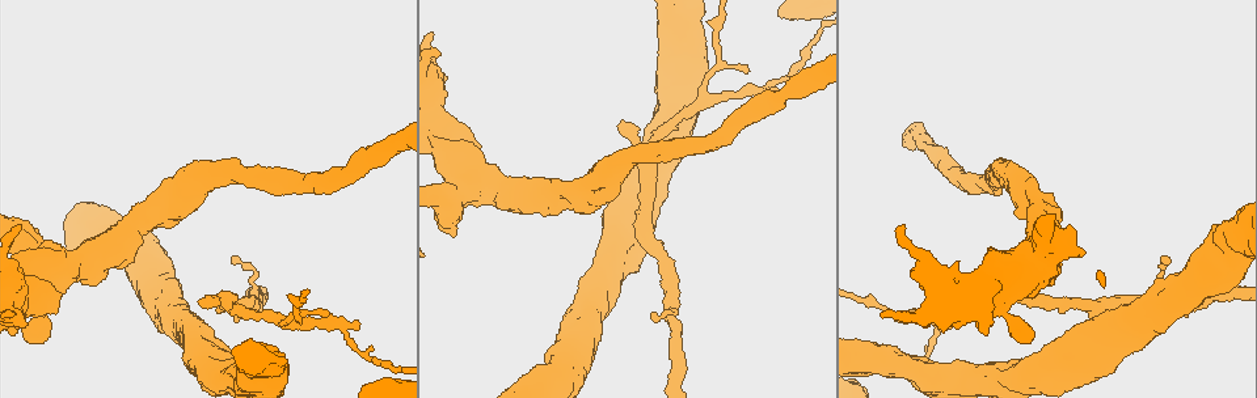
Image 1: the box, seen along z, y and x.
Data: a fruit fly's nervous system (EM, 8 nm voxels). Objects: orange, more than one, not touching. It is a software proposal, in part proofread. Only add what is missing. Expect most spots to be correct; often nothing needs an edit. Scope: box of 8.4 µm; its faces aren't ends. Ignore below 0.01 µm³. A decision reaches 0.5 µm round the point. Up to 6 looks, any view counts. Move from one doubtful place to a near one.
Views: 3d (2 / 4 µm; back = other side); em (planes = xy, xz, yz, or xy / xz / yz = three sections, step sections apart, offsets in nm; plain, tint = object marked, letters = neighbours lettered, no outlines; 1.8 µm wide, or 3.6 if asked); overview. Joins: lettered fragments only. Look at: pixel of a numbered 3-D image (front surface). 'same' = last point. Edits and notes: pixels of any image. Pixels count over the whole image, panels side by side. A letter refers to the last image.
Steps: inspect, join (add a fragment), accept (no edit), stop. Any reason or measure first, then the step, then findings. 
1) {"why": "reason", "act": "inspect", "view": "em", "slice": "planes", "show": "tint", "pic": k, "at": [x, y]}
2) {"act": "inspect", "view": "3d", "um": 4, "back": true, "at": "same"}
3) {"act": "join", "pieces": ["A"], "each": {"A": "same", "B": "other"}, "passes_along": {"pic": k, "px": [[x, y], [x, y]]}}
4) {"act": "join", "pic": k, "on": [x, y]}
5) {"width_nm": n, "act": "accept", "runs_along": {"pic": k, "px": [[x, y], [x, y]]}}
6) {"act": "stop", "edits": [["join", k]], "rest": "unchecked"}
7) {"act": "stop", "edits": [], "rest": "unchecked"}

{"act": "inspect", "view": "em", "slice": "planes", "show": "tint", "pic": 1, "at": [572, 193]}

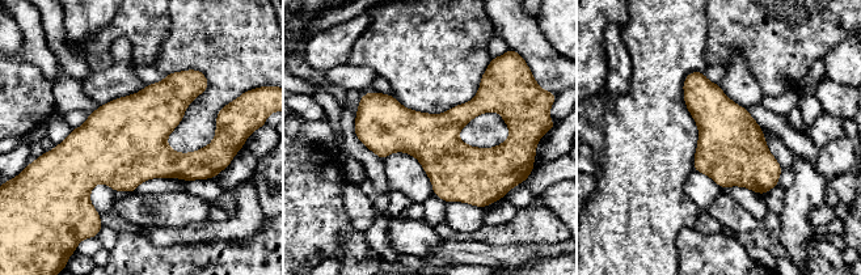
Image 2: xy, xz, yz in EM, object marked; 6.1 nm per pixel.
{"why": "what lies round it", "act": "inspect", "view": "em", "slice": "planes", "show": "letters", "at": "same"}

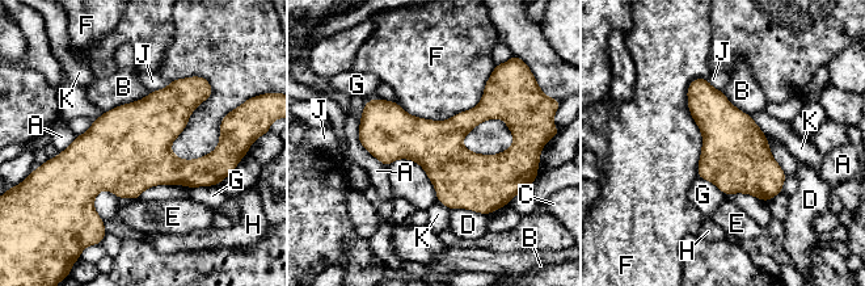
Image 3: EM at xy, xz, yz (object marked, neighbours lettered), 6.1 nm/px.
{"act": "accept", "each": {"A": "other", "B": "other", "C": "other", "D": "other", "E": "other", "F": "other", "G": "other", "H": "other", "J": "other", "K": "other"}, "border": {"pic": 3, "px": [[490, 74], [442, 121], [396, 101]]}, "found": "no lettered fragment goes on from it"}

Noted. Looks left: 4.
{"why": "branch stops here", "act": "inspect", "view": "em", "slice": "yz", "step": 4, "show": "plain", "pic": 1, "at": [199, 301]}

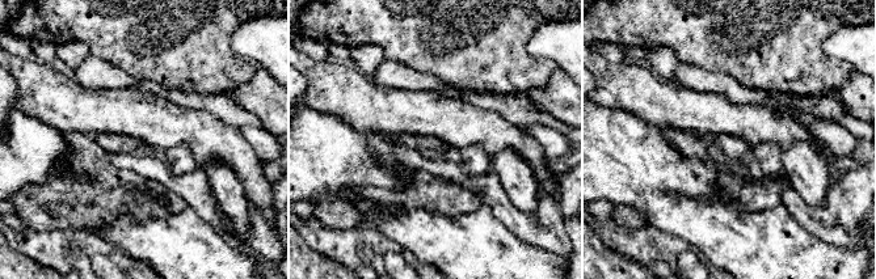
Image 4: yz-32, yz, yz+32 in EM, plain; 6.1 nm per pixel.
{"act": "inspect", "view": "em", "slice": "yz", "step": 4, "show": "tint", "at": "same"}

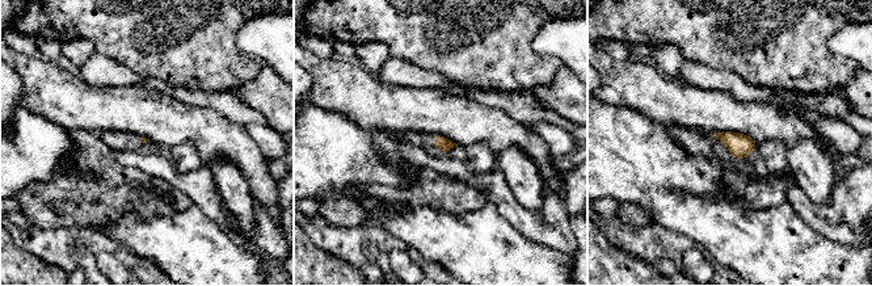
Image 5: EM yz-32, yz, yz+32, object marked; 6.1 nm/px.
{"act": "inspect", "view": "em", "slice": "yz", "step": 4, "show": "letters", "at": "same"}

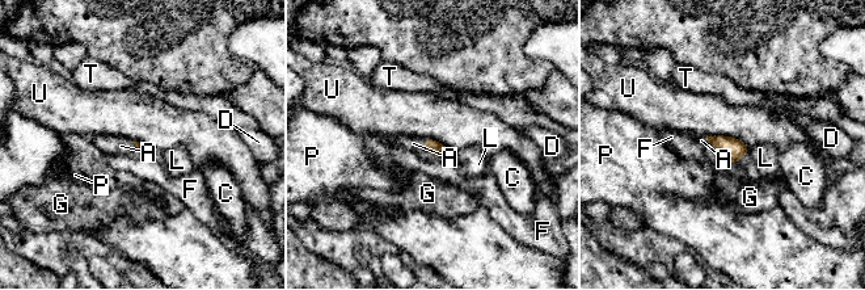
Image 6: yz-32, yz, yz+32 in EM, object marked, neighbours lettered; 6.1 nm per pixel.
{"longest_contact_nm": ["U", 300], "act": "join", "pieces": ["A"], "each": {"A": "same", "C": "other", "D": "other", "F": "other", "G": "other", "L": "other", "P": "other", "T": "other", "U": "other"}, "passes_along": {"pic": 6, "px": [[433, 146], [425, 144], [413, 143]]}, "found": "it goes on there"}

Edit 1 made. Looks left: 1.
{"act": "stop", "edits": [["join", 6]], "rest": "unchecked"}

